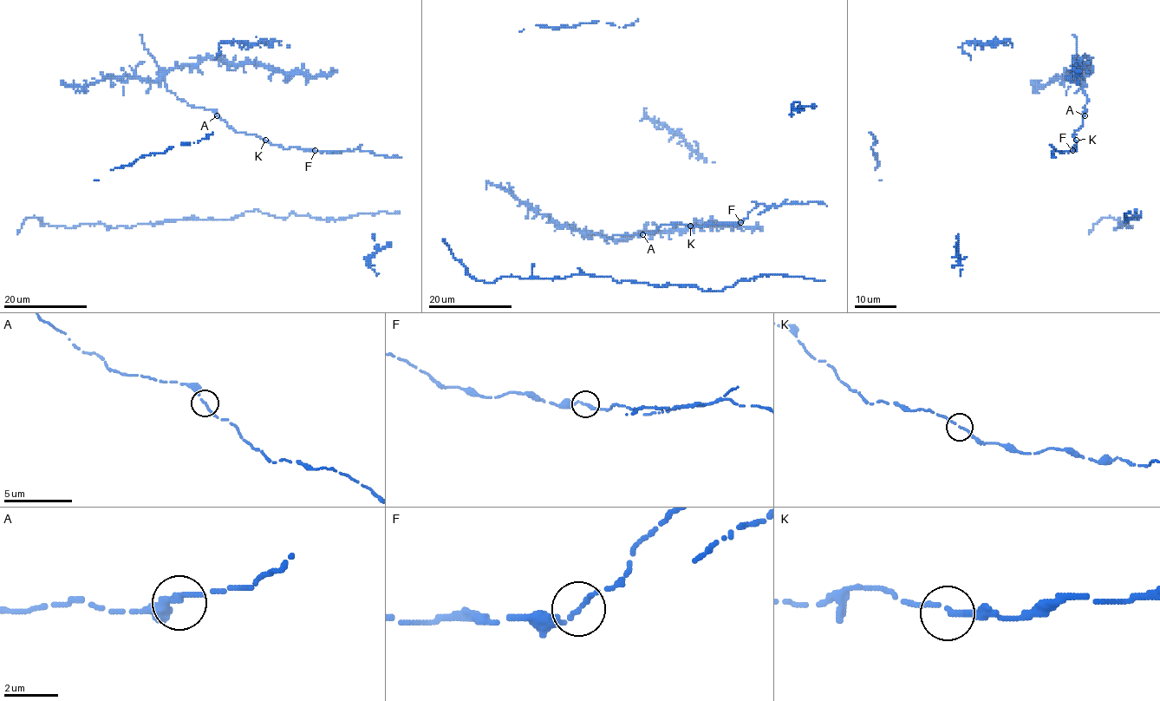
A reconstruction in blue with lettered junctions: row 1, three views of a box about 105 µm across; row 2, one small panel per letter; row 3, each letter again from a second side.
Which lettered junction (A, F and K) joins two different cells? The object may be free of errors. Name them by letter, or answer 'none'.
none

